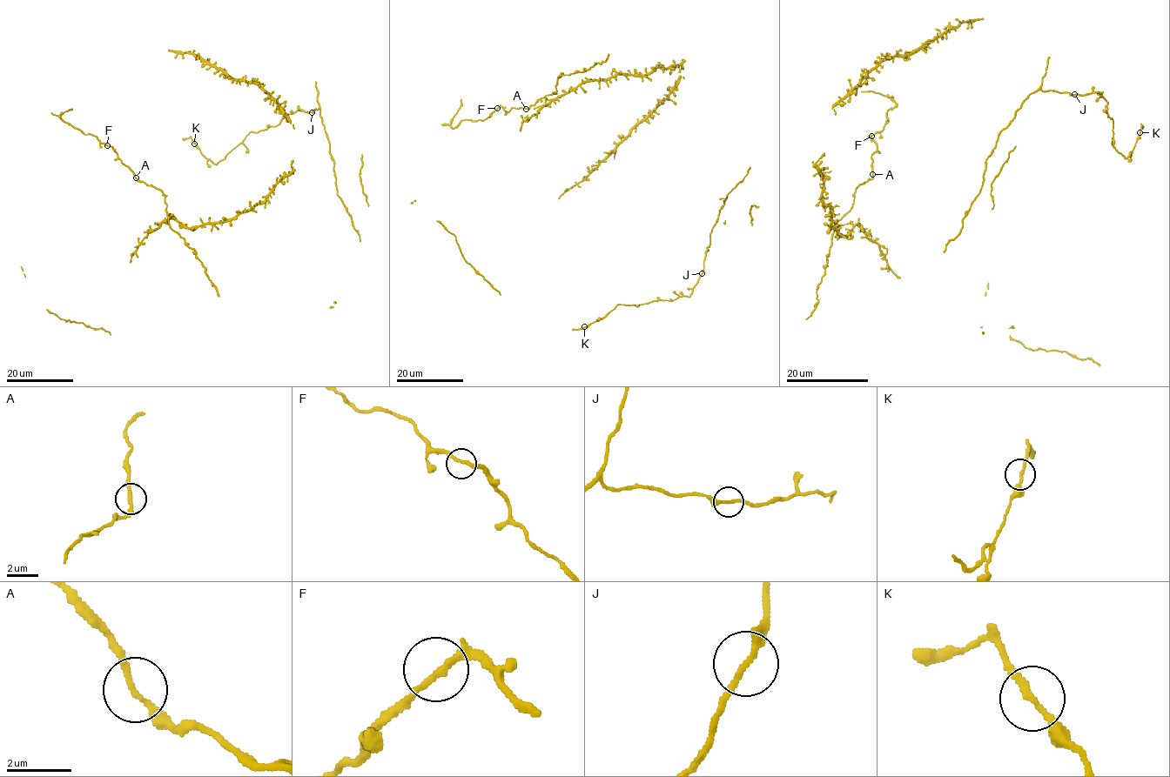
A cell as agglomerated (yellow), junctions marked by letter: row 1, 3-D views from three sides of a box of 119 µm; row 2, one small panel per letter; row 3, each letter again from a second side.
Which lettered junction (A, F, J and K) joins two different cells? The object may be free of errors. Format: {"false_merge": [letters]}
{"false_merge": []}

